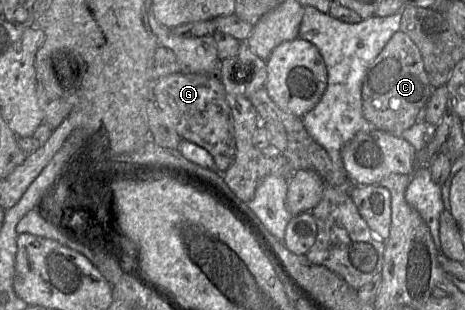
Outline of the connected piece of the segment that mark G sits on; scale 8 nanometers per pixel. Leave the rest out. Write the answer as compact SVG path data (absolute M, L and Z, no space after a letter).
M181 72L168 74L152 84L151 96L183 140L206 149L220 173L229 169L235 158L236 142L231 109L218 75Z

